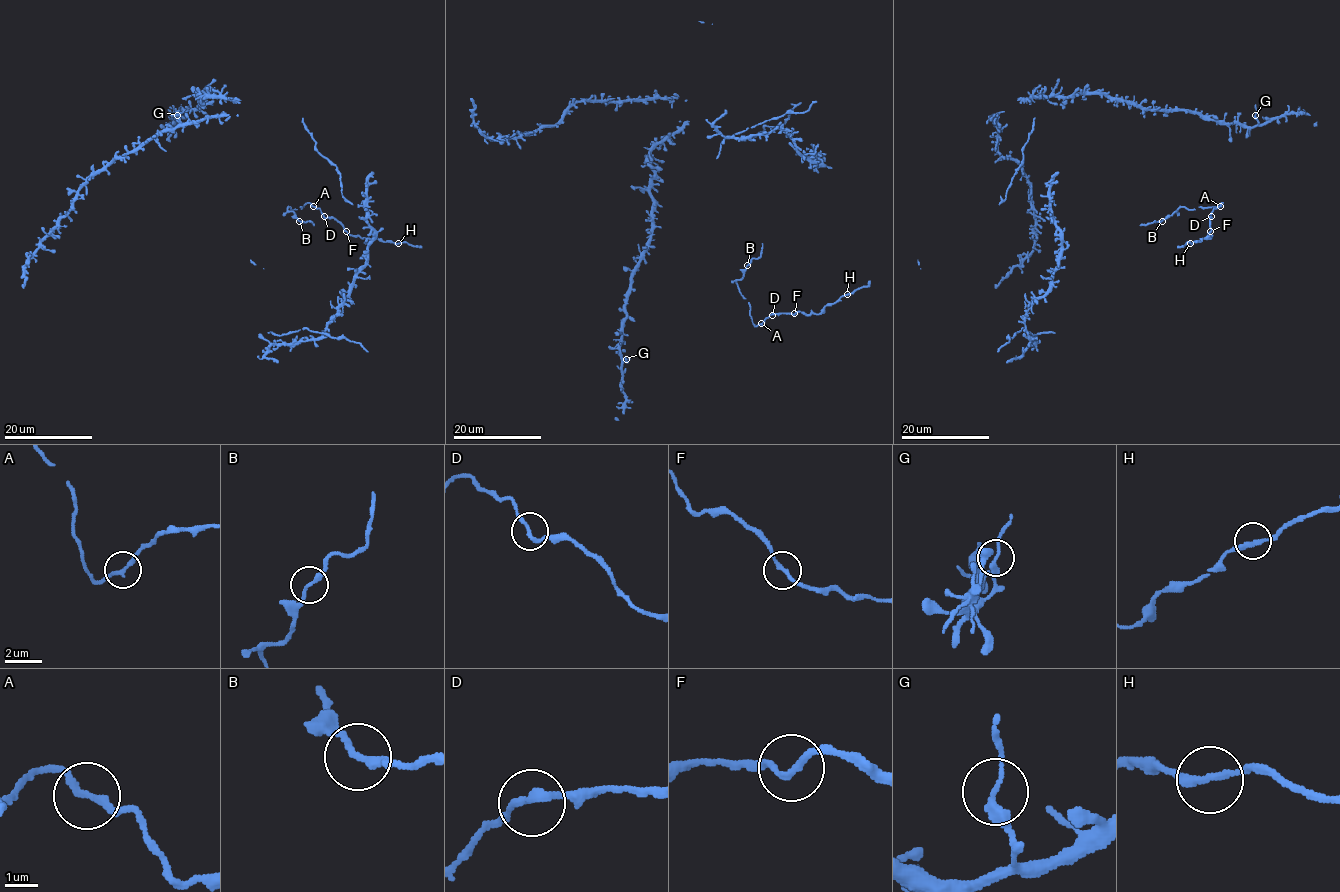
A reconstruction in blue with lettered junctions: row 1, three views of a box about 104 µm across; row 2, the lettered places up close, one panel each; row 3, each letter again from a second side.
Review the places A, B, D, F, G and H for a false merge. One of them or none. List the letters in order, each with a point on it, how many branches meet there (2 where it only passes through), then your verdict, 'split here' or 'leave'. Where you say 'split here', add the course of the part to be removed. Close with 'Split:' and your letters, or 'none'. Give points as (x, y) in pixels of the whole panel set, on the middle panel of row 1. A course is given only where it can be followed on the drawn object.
A: at (761, 323); 2 branches meet; leave
B: at (747, 265); 2 branches meet; leave
D: at (772, 315); 2 branches meet; leave
F: at (794, 313); 2 branches meet; leave
G: at (626, 359); 2 branches meet; leave
H: at (847, 294); 2 branches meet; leave
Split: none

